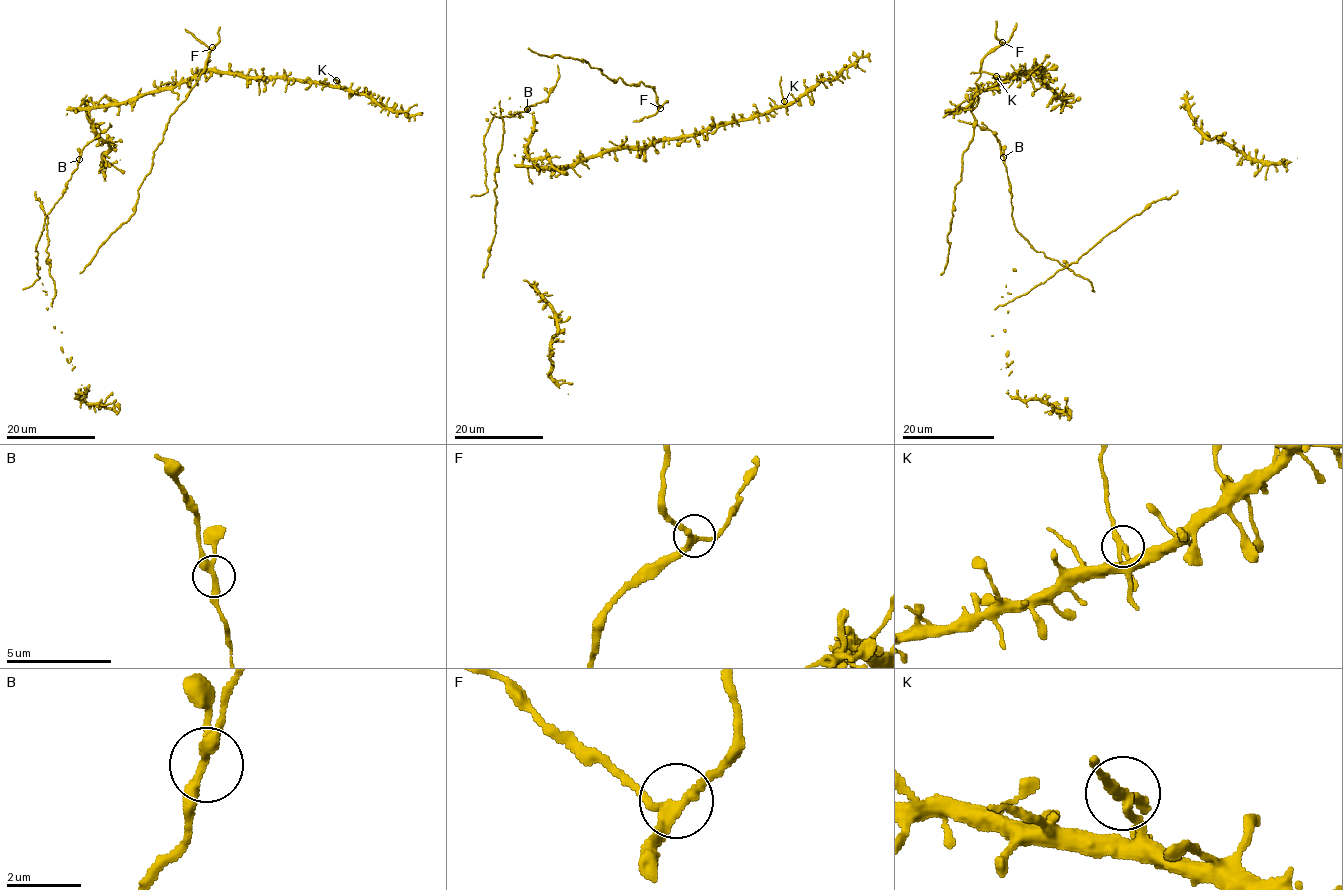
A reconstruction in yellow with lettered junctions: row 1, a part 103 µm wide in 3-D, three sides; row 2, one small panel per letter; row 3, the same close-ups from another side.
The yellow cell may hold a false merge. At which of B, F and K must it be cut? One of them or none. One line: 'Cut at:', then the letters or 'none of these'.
Cut at: K

